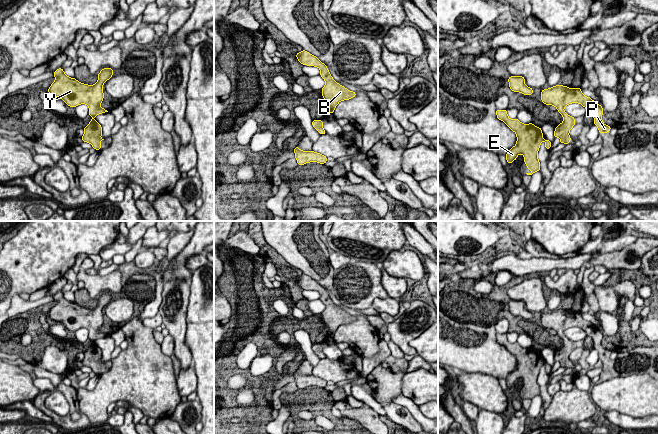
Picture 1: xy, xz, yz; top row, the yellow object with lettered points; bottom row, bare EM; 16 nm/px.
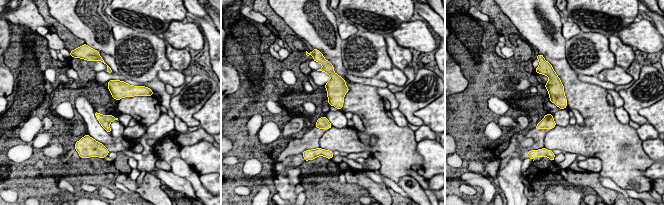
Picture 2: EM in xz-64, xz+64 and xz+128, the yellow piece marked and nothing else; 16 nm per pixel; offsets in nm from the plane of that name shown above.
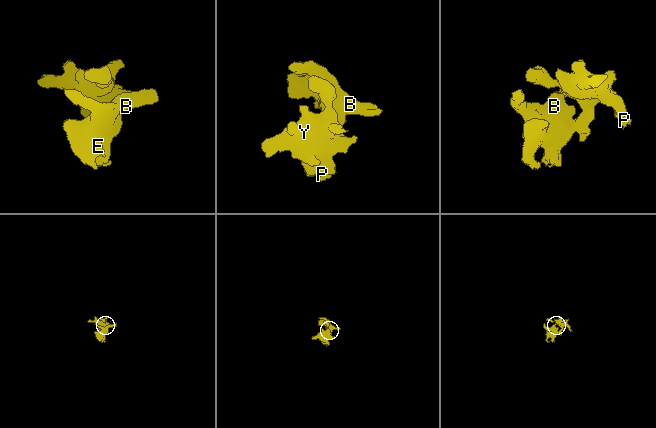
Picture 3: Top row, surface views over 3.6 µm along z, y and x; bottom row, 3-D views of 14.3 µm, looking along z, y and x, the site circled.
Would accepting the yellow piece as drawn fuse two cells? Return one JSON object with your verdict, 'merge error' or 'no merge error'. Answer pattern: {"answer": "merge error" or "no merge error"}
{"answer": "no merge error"}

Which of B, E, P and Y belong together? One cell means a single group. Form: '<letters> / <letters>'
B E P Y

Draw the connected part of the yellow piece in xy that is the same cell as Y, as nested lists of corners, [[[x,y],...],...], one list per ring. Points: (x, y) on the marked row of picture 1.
[[[62,68],[54,71],[55,81],[47,90],[51,96],[65,101],[66,105],[75,108],[80,104],[89,107],[89,116],[92,117],[89,124],[84,127],[83,142],[88,142],[97,151],[101,149],[102,127],[95,121],[94,117],[108,112],[100,107],[103,101],[103,84],[113,76],[112,68],[104,68],[98,74],[98,81],[94,85],[87,85],[79,82],[75,78],[68,77]]]

